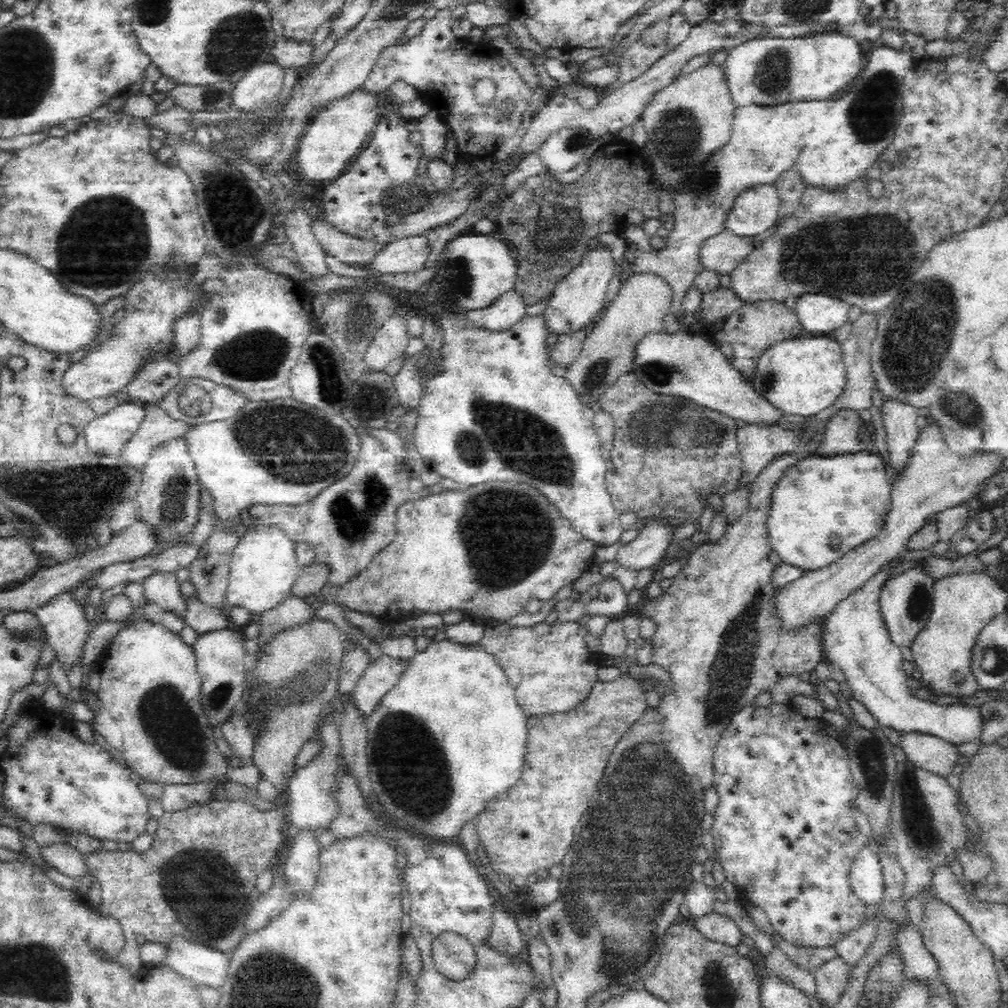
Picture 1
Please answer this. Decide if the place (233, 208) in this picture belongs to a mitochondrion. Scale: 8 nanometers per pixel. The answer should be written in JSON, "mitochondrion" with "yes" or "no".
{"mitochondrion":"yes"}

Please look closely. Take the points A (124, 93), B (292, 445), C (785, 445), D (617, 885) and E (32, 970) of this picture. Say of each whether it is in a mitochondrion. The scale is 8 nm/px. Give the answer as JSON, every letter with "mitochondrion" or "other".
{"A":"other","B":"mitochondrion","C":"other","D":"mitochondrion","E":"mitochondrion"}

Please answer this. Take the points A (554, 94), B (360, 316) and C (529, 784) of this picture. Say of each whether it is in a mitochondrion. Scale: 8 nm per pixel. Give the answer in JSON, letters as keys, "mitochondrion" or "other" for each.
{"A":"other","B":"mitochondrion","C":"other"}

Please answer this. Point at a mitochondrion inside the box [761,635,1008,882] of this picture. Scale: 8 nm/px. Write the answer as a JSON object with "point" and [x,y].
{"point":[918,823]}

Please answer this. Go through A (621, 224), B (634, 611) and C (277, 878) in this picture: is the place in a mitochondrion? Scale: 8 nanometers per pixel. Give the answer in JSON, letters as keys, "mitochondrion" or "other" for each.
{"A":"other","B":"other","C":"other"}

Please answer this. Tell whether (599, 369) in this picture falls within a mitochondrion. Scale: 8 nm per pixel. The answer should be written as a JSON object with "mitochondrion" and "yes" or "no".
{"mitochondrion":"yes"}

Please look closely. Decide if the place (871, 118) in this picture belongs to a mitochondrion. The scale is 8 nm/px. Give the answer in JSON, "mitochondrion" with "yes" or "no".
{"mitochondrion":"yes"}

